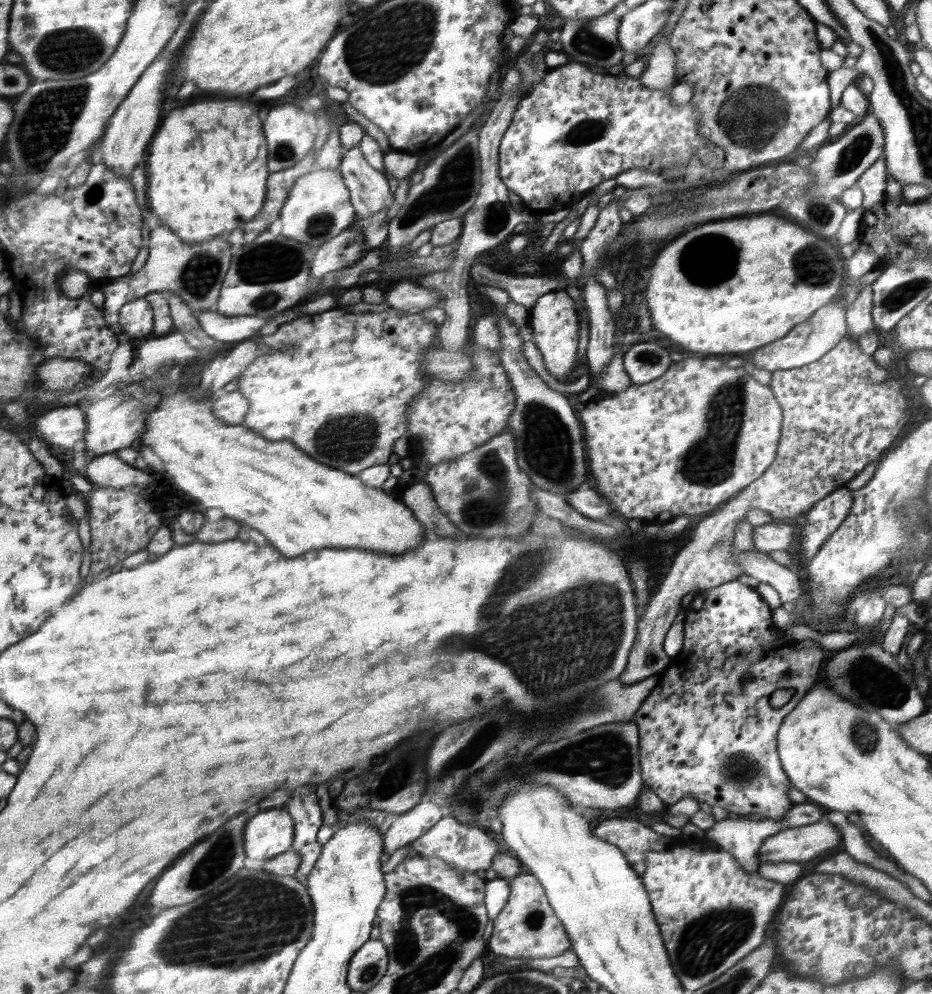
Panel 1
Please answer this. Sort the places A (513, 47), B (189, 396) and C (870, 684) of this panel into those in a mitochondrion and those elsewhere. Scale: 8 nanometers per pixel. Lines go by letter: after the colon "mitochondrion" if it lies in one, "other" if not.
A: other
B: mitochondrion
C: mitochondrion

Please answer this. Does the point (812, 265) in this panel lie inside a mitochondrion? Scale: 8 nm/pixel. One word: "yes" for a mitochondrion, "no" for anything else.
yes

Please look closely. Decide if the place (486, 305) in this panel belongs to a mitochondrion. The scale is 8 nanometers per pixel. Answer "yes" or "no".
no

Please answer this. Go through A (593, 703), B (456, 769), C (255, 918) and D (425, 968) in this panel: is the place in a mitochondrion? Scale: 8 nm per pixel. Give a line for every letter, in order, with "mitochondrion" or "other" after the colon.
A: mitochondrion
B: mitochondrion
C: mitochondrion
D: mitochondrion

